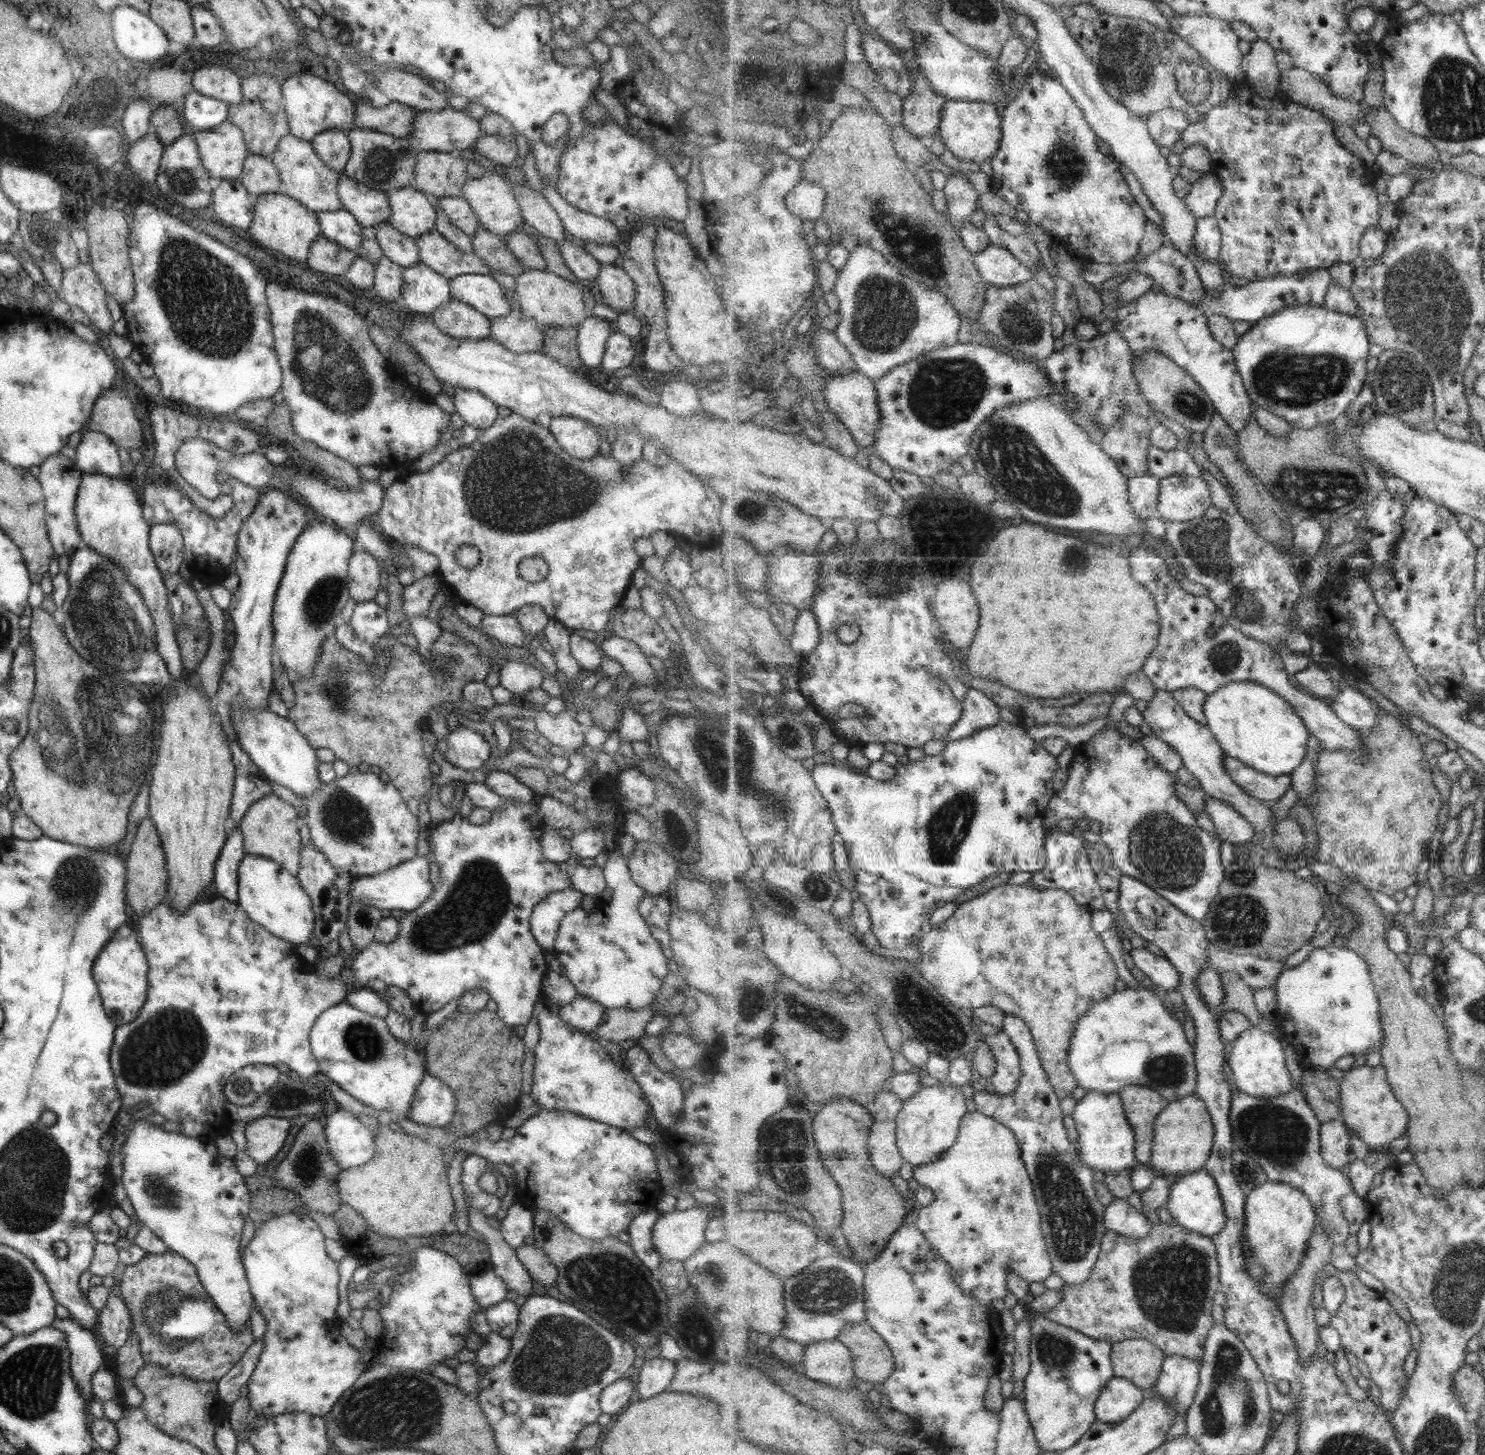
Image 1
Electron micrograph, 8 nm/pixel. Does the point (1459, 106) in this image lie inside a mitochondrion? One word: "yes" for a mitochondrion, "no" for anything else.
yes

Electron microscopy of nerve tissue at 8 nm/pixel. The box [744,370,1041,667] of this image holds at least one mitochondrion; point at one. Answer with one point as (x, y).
(877, 581)

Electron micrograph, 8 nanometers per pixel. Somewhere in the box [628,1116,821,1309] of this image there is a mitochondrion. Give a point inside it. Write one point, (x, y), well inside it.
(715, 1277)

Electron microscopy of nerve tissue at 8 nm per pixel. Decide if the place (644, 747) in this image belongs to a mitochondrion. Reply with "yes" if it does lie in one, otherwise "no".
no

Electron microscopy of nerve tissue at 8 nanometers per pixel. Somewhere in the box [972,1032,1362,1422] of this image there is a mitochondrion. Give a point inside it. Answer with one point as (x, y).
(1171, 1284)

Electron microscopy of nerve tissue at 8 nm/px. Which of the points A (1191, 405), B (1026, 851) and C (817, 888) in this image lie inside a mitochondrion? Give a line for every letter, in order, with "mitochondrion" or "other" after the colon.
A: mitochondrion
B: other
C: mitochondrion

